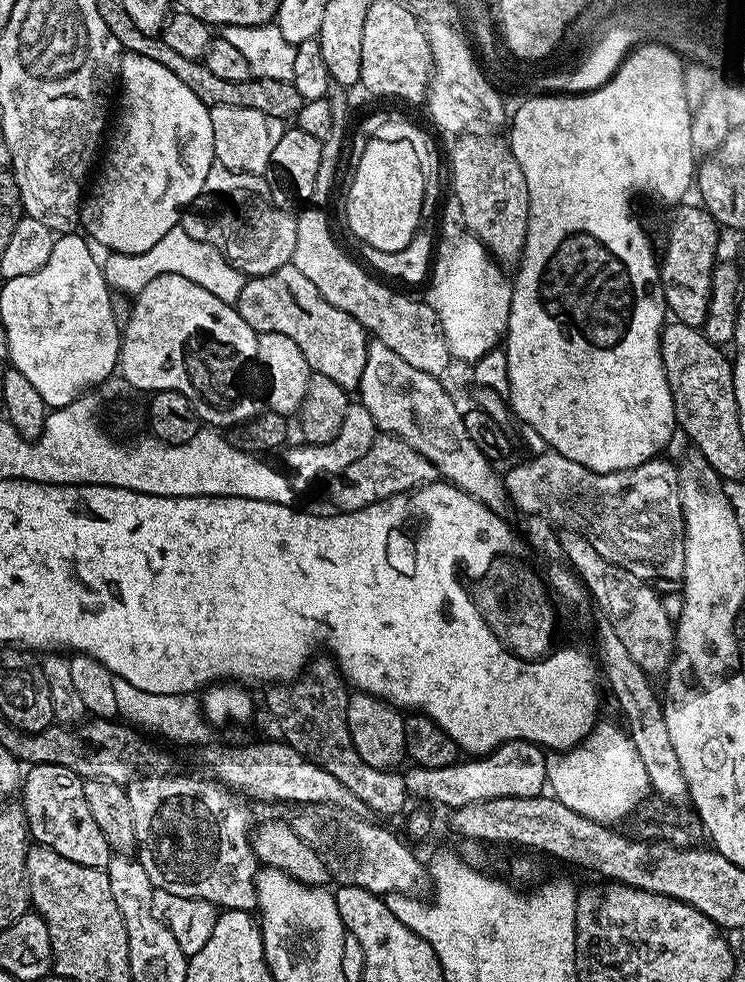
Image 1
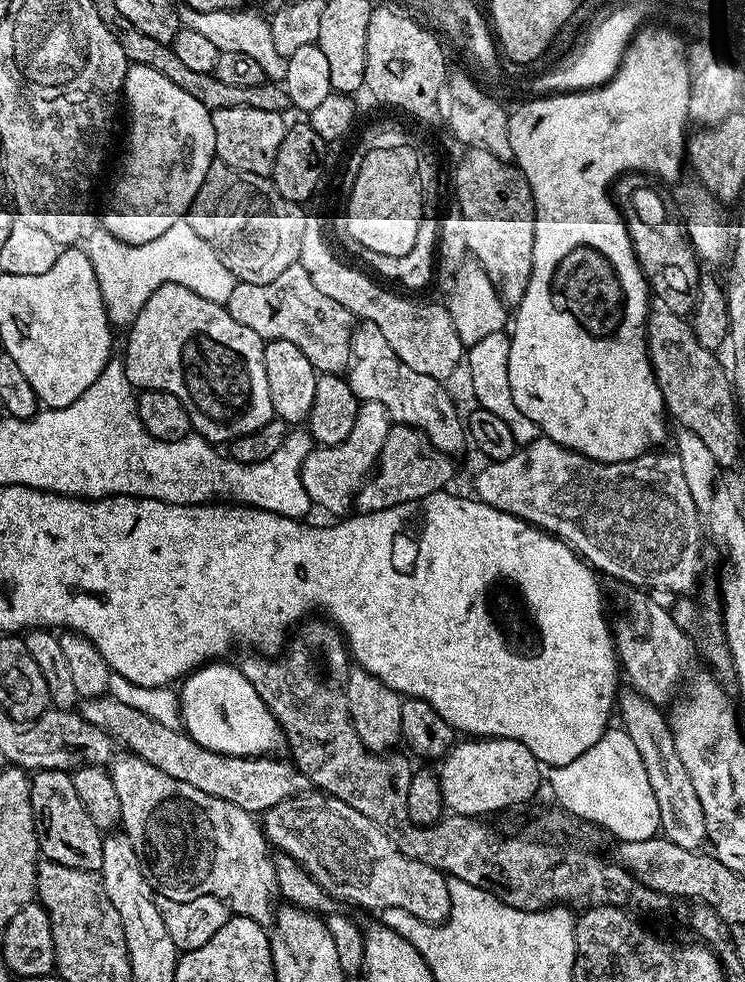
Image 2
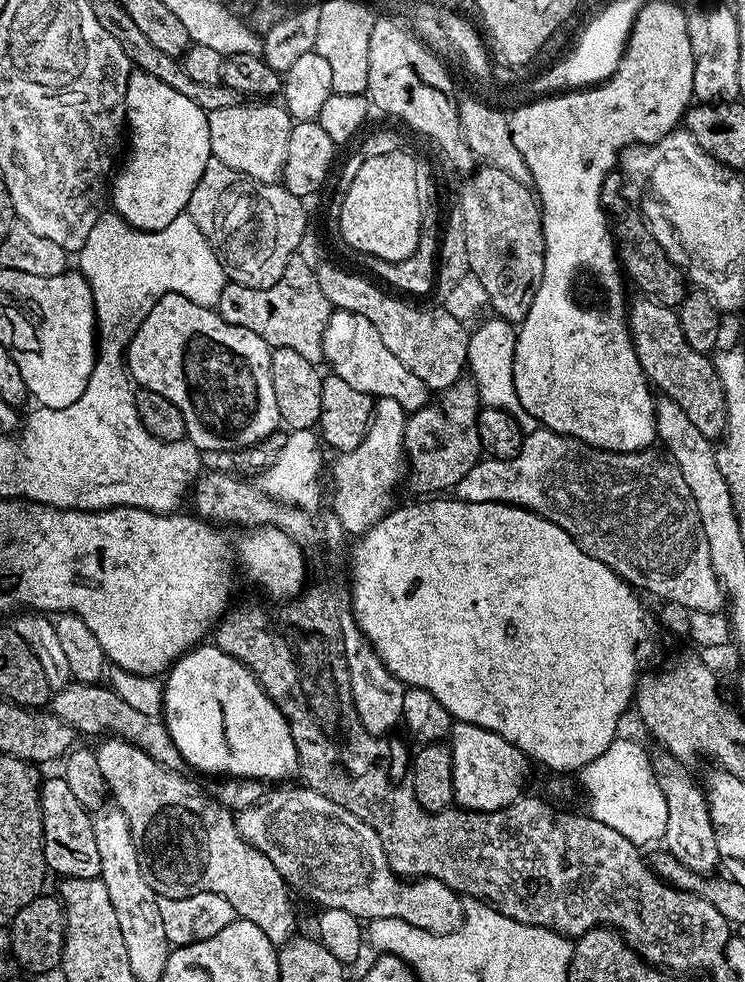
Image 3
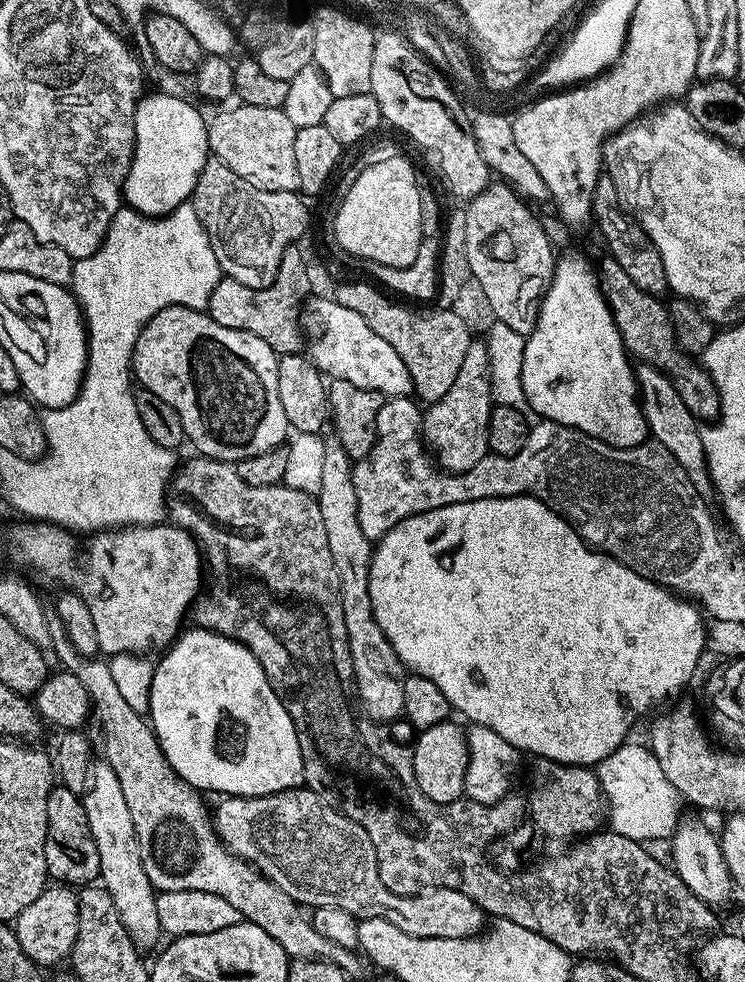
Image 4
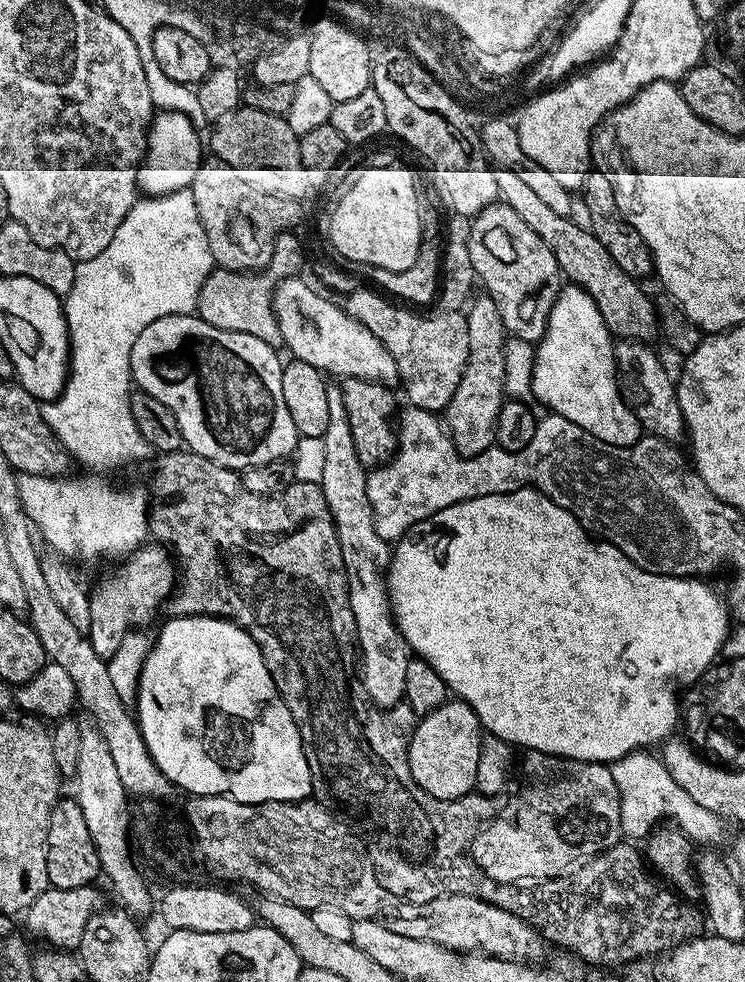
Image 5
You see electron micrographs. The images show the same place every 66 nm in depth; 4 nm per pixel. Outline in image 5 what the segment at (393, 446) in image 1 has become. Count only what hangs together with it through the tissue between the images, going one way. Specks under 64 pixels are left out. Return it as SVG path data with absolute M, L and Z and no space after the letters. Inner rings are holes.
M480 294L480 297L476 296L471 301L467 305L466 315L470 350L464 373L458 382L458 390L454 390L454 398L444 409L442 419L448 431L452 433L452 441L456 449L463 456L477 456L496 444L498 414L506 399L504 395L506 333L502 318L498 314L498 306L494 306L494 302L487 294Z

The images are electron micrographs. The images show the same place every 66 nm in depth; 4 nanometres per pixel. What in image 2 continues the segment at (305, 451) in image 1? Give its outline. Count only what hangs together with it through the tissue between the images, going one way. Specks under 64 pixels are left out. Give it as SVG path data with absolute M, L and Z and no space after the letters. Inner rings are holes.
M366 400L360 405L358 418L354 420L354 430L345 440L329 448L313 447L312 453L302 462L300 477L302 486L306 486L306 494L310 494L312 503L317 509L325 508L326 511L336 515L333 517L340 518L353 507L360 485L379 465L382 448L392 426L393 421L388 418L386 406L382 406L382 402Z

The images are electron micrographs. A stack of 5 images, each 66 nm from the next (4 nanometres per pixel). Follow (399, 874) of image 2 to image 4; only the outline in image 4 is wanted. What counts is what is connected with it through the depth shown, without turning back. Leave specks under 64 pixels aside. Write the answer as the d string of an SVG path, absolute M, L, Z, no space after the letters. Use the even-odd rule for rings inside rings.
M306 786L287 788L285 792L275 792L269 796L230 796L221 801L214 808L214 823L220 841L235 856L253 864L264 877L274 882L274 886L278 886L278 890L290 894L290 898L301 906L312 910L322 906L338 906L341 910L350 910L350 914L360 920L386 918L386 922L394 922L398 930L406 930L406 934L414 934L418 938L466 938L477 935L485 927L486 913L458 890L429 888L416 896L399 896L386 890L378 874L378 858L374 842L370 842L370 834L366 834L358 822L346 818L346 814L326 804Z

